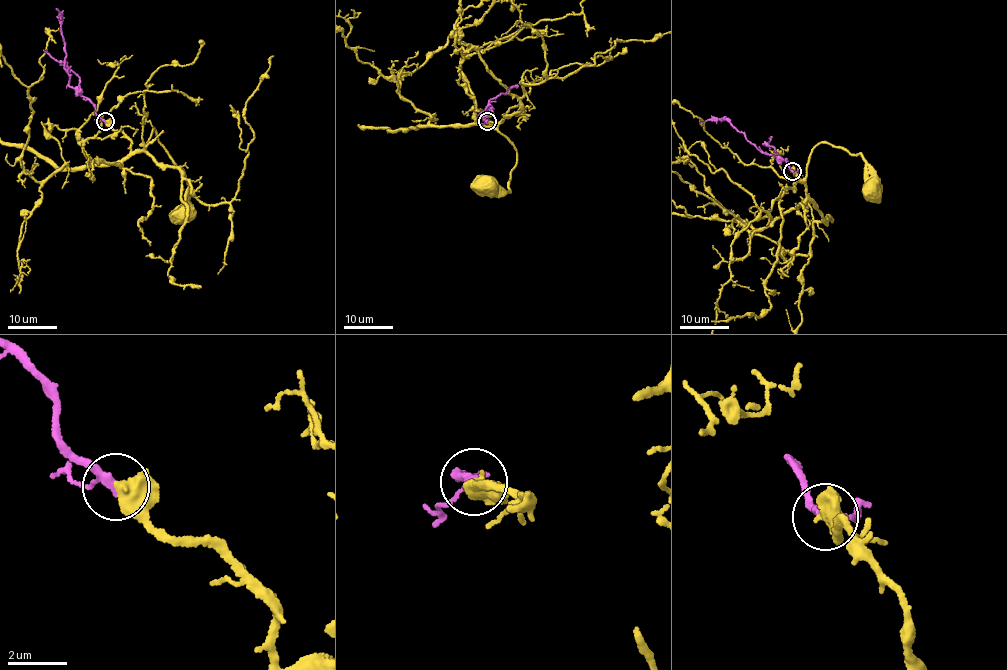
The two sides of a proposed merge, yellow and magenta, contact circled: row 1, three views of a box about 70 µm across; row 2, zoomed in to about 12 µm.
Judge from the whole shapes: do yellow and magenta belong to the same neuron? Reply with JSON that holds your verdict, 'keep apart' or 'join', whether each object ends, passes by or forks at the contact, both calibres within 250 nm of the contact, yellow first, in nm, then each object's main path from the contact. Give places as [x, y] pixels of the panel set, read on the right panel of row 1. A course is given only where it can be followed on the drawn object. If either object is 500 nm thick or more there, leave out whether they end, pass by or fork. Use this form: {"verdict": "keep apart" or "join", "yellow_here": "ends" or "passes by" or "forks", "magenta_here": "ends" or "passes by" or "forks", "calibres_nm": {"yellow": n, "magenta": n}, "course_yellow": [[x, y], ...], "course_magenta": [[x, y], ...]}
{"verdict": "join", "calibres_nm": {"yellow": 650, "magenta": 240}, "course_yellow": [[792, 171], [803, 183], [811, 152], [827, 142], [861, 156], [866, 174], [876, 183], [875, 193], [872, 193]], "course_magenta": [[792, 171], [787, 160], [764, 154], [726, 120], [700, 123]]}

